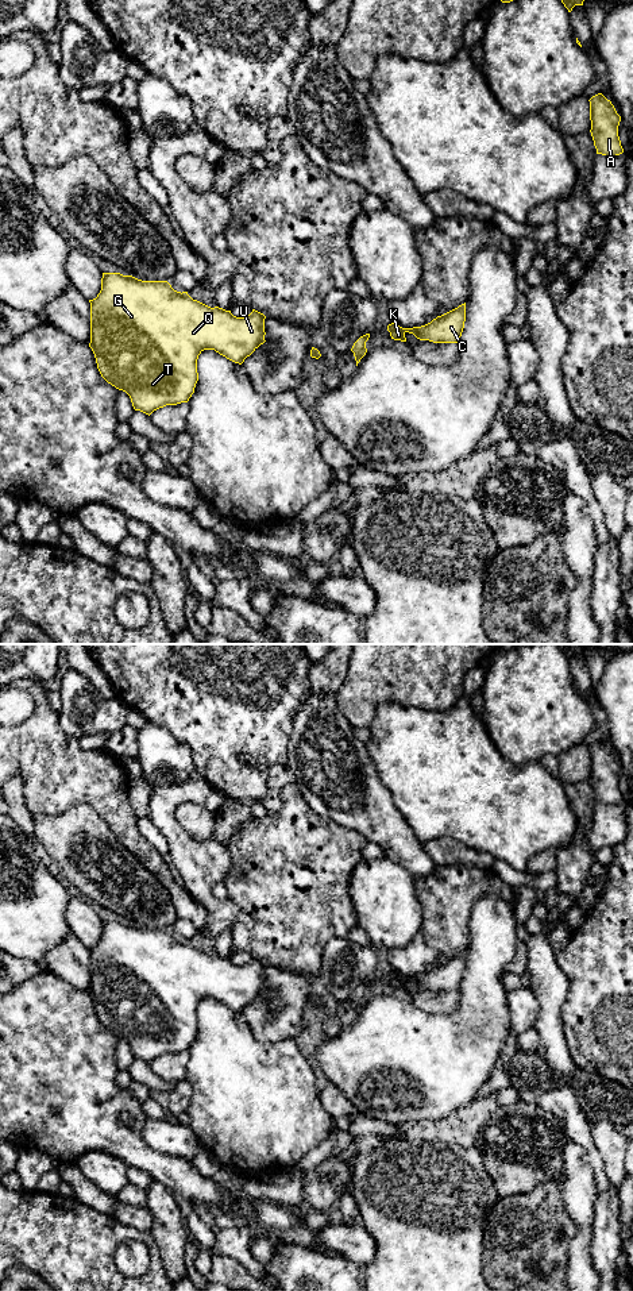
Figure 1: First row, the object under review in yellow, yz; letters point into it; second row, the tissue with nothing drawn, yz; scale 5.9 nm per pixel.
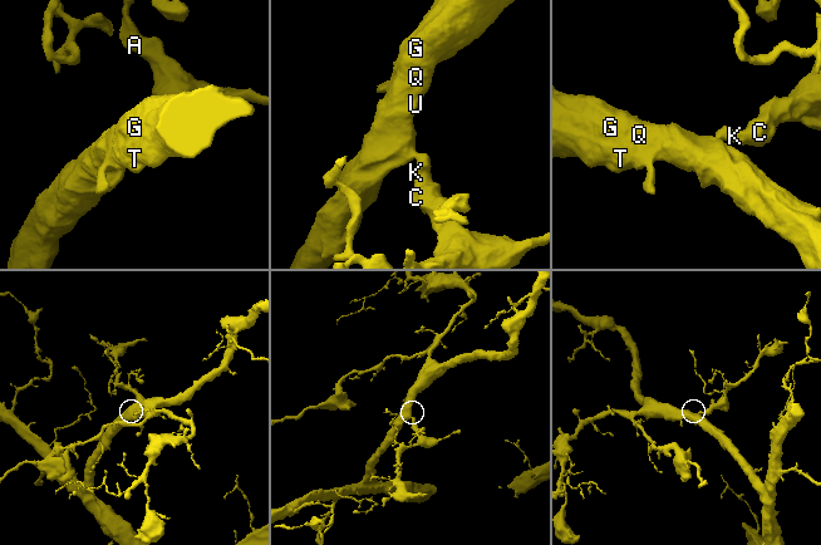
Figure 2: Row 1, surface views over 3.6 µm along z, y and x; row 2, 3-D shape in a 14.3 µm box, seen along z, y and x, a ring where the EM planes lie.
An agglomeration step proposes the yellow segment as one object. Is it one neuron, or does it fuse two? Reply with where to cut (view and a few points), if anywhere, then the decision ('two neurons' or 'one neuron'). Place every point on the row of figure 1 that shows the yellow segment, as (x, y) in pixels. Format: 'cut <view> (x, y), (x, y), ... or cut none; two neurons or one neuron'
cut none; one neuron

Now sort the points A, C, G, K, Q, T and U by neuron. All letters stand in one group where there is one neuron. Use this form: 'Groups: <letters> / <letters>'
Groups: A C G K Q T U

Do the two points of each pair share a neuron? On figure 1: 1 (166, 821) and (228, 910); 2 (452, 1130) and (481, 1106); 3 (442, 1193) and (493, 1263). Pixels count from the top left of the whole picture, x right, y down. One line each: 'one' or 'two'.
1: one
2: one
3: two

